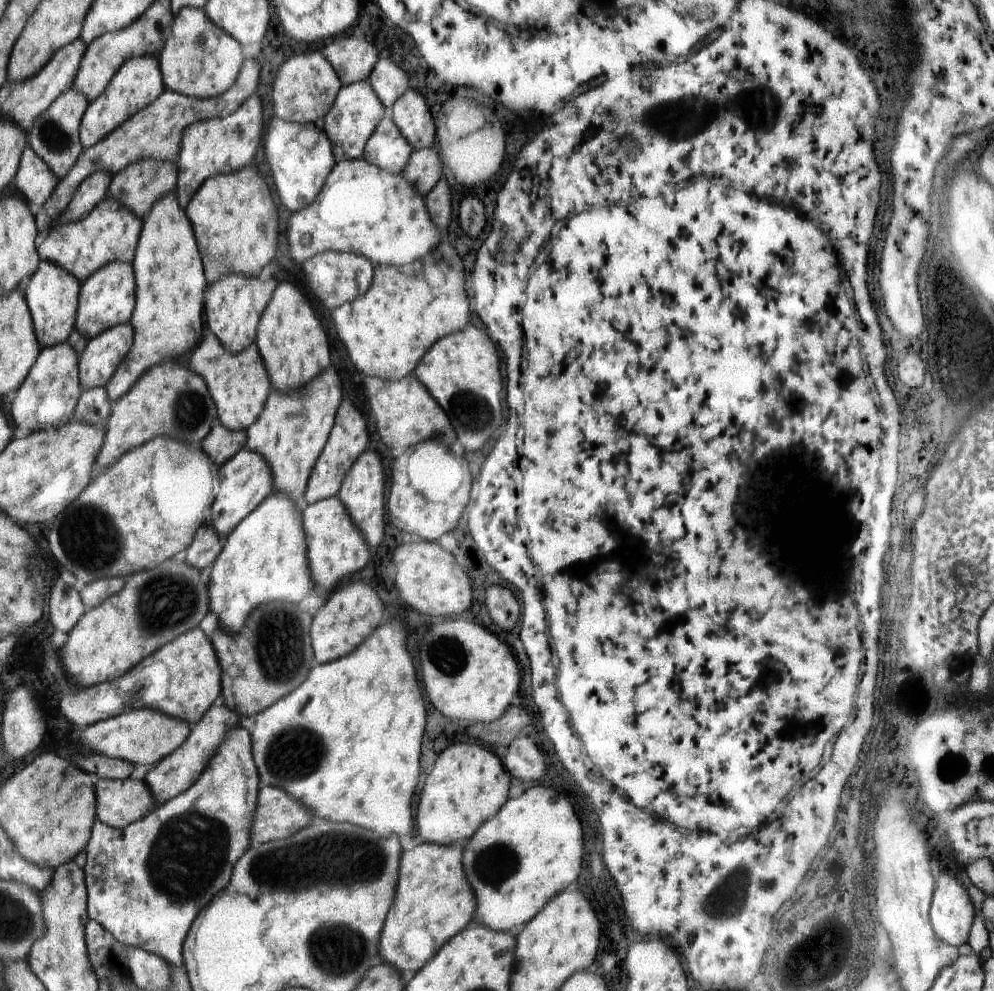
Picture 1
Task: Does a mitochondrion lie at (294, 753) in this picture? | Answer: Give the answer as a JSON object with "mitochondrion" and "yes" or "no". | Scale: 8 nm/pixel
{"mitochondrion":"yes"}

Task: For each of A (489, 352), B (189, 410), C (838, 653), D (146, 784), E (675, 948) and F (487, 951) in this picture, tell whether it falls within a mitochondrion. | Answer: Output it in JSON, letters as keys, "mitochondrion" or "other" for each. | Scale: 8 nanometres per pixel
{"A":"other","B":"mitochondrion","C":"other","D":"other","E":"other","F":"other"}

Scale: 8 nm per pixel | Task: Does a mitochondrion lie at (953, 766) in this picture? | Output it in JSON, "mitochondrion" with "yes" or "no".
{"mitochondrion":"yes"}

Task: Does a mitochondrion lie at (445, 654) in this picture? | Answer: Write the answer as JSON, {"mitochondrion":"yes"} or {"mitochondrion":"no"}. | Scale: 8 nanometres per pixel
{"mitochondrion":"yes"}

